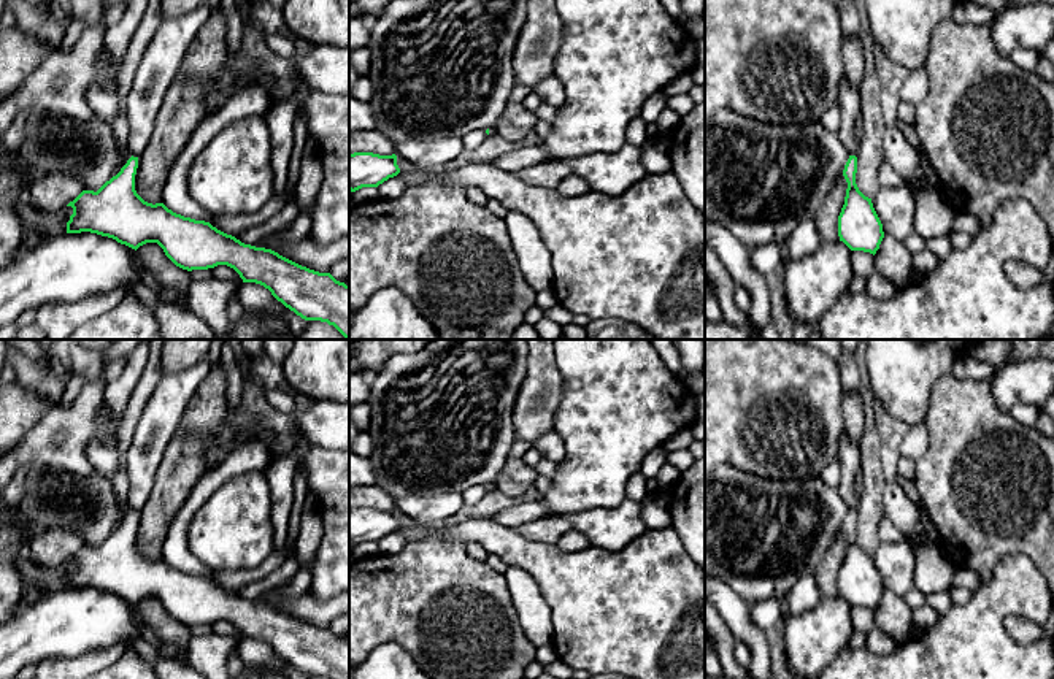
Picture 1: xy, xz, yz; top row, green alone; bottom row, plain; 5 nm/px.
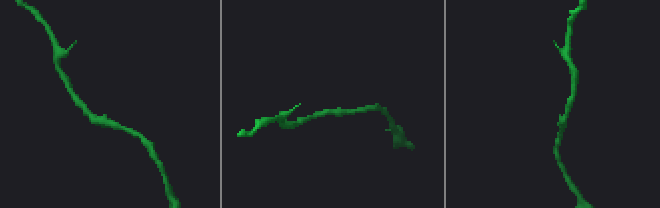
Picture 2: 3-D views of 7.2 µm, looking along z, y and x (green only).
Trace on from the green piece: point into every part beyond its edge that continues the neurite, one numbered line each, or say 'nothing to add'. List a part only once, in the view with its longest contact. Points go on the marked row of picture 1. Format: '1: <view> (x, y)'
nothing to add

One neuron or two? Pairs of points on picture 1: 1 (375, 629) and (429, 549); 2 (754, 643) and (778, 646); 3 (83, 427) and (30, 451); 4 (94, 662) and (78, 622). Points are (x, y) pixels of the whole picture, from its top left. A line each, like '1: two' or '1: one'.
1: one
2: two
3: one
4: two

